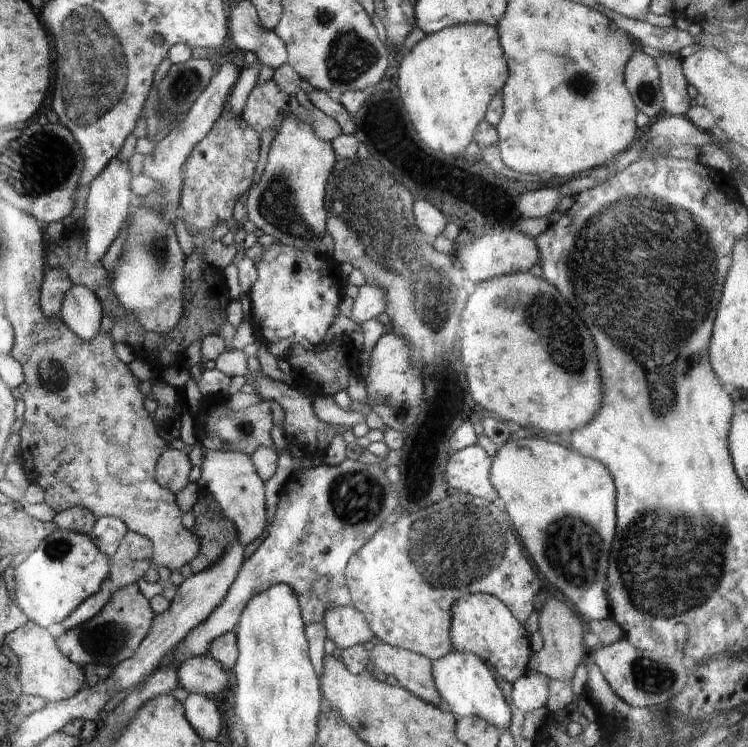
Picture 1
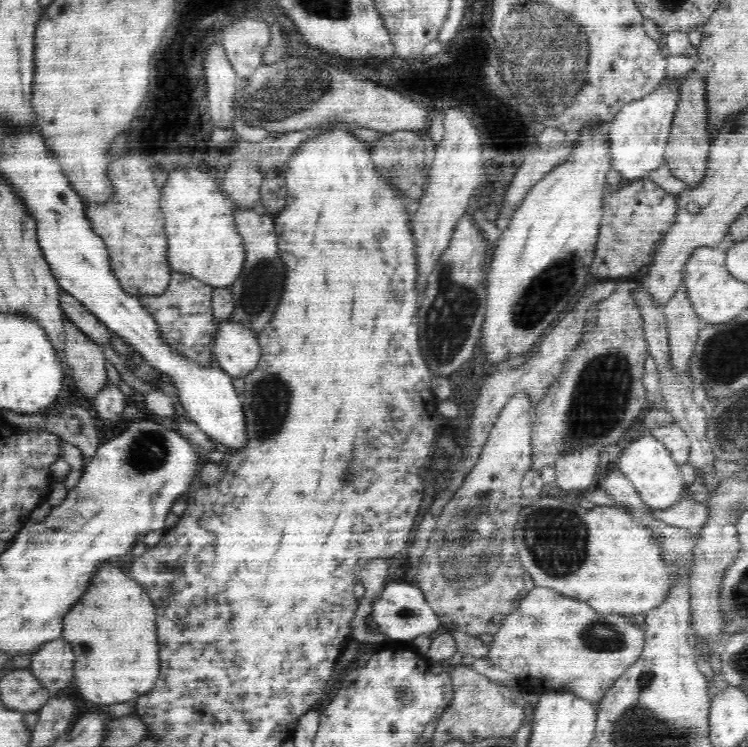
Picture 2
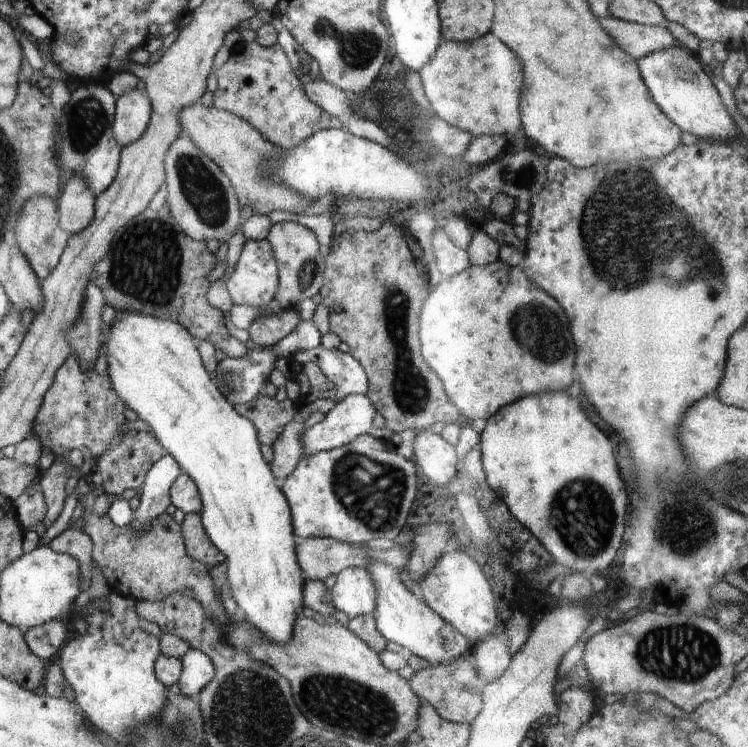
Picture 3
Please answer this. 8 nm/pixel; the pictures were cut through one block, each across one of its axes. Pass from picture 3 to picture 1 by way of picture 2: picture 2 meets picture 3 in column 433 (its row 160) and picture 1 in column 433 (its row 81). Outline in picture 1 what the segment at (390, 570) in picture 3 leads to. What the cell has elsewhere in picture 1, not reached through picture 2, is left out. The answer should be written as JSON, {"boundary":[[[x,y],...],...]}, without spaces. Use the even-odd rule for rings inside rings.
{"boundary":[[[450,650],[433,662],[433,679],[442,702],[450,708],[457,718],[472,716],[484,719],[488,724],[494,724],[498,730],[508,729],[512,712],[504,700],[502,690],[498,687],[494,671],[484,664],[476,654]]]}

